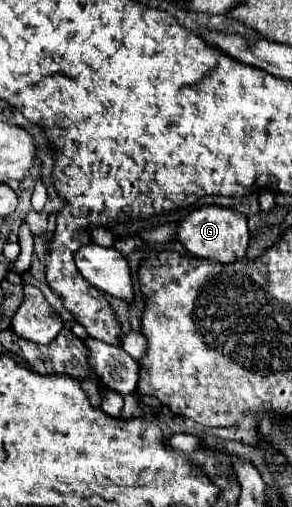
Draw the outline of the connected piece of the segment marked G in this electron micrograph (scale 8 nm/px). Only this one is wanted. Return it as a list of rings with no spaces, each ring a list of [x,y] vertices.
[[[201,206],[193,212],[189,212],[179,224],[177,224],[177,234],[175,240],[183,244],[187,252],[191,252],[195,258],[211,258],[215,262],[237,262],[245,258],[247,242],[249,242],[249,228],[247,228],[247,218],[227,206]]]

